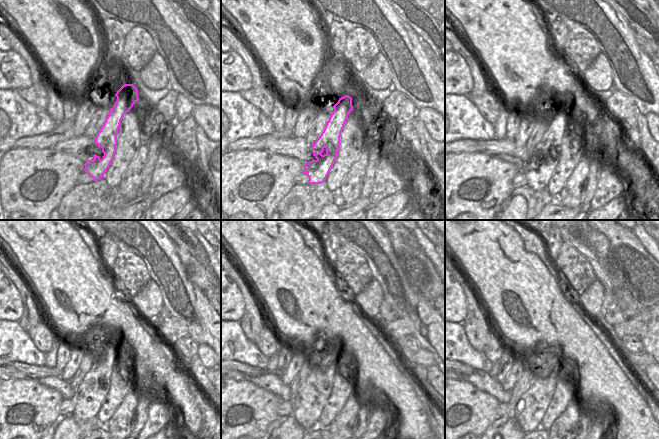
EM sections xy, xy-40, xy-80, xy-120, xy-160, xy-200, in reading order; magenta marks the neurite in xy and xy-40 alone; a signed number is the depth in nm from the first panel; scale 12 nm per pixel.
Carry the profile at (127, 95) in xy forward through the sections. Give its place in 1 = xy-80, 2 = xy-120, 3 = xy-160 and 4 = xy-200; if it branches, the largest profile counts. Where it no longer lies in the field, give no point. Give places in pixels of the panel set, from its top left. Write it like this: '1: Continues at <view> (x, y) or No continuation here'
1: Continues at xy-80 (538, 170)
2: Continues at xy-120 (87, 398)
3: Continues at xy-160 (309, 402)
4: Continues at xy-200 (532, 405)

